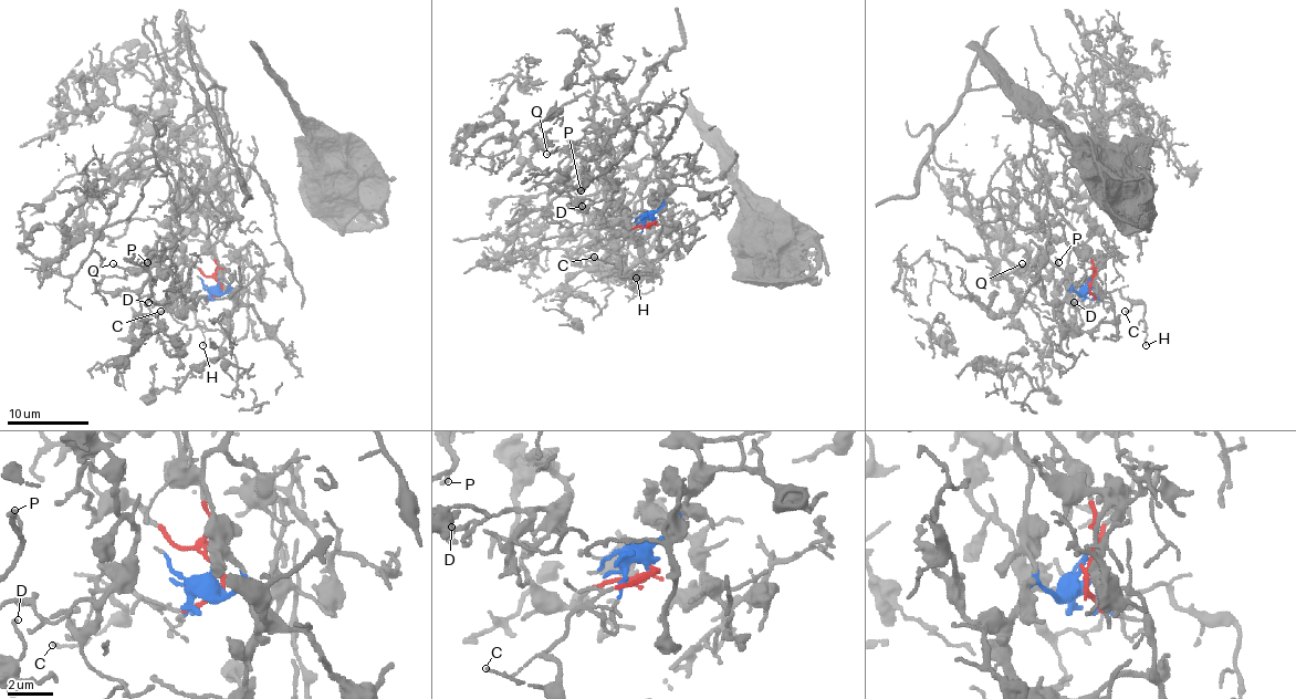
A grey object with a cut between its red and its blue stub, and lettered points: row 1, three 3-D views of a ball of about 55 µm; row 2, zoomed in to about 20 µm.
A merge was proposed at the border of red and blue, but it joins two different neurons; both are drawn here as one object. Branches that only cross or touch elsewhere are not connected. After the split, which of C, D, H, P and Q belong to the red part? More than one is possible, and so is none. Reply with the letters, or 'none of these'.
C, H

